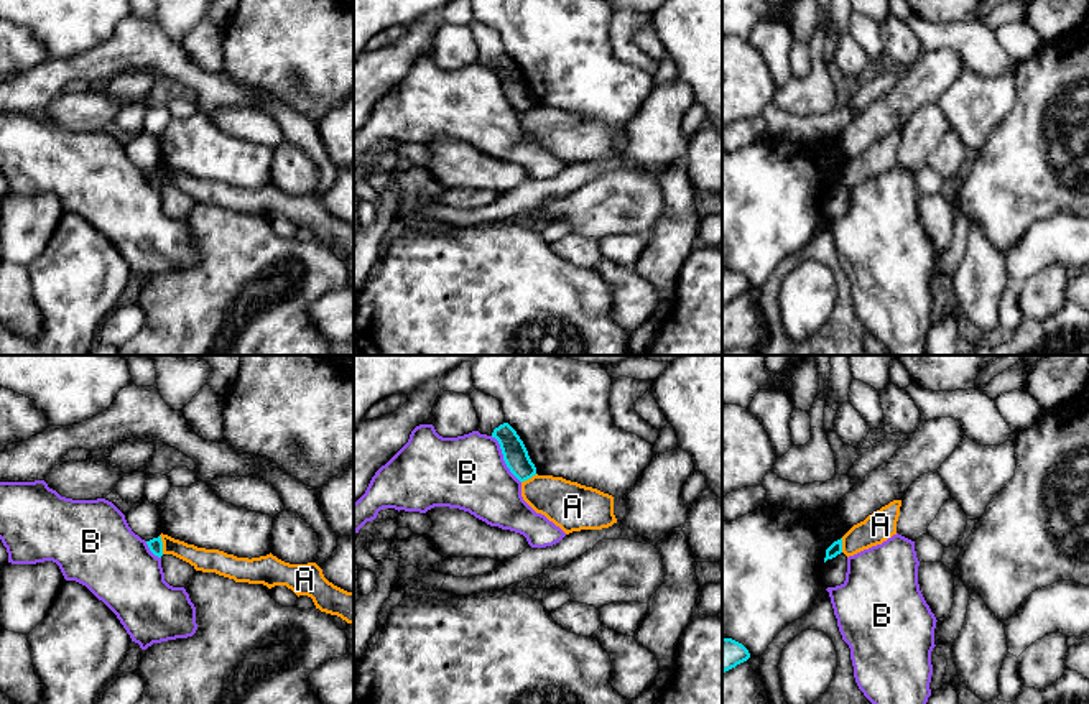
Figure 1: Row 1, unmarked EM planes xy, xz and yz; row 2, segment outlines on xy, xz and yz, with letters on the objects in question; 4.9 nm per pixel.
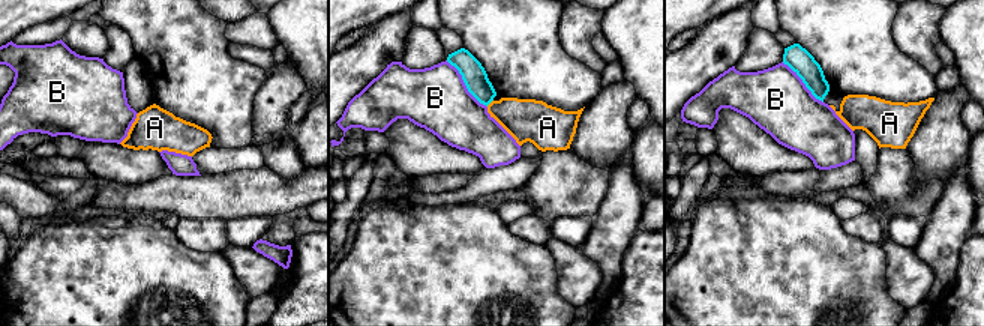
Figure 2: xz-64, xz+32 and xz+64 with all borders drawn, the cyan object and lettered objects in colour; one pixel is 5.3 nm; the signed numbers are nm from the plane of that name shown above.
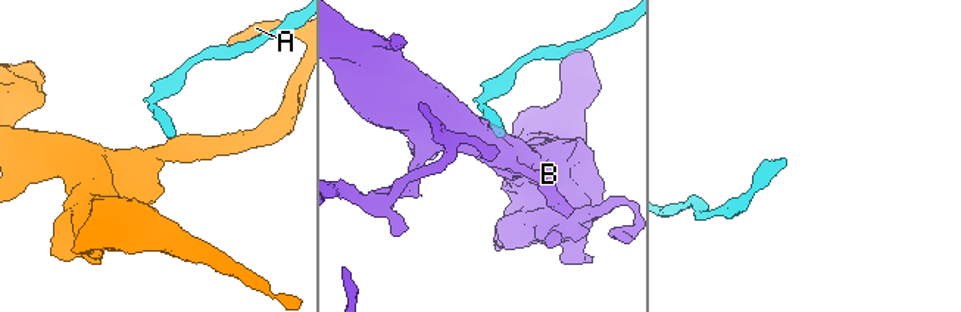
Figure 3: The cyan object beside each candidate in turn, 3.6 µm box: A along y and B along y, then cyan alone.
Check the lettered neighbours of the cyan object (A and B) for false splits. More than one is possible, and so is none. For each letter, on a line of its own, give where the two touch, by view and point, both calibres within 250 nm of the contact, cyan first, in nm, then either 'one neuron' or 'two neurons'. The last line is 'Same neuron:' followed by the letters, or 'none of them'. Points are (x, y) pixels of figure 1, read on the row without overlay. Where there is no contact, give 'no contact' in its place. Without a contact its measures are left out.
A: meets cyan in xy at (162, 176); 70 nm thick on the cyan side, 110 nm on the other; two neurons
B: meets cyan in xz at (504, 91); 120 nm thick on the cyan side, 360 nm on the other; two neurons
Same neuron: none of them

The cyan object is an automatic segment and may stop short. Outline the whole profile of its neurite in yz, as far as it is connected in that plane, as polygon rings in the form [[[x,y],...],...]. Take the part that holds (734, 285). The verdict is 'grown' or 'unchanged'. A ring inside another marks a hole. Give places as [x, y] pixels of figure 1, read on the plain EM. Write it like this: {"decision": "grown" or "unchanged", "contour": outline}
{"decision": "unchanged", "contour": [[[722,270],[722,304],[735,299],[748,289],[750,285],[742,275],[732,270]]]}

